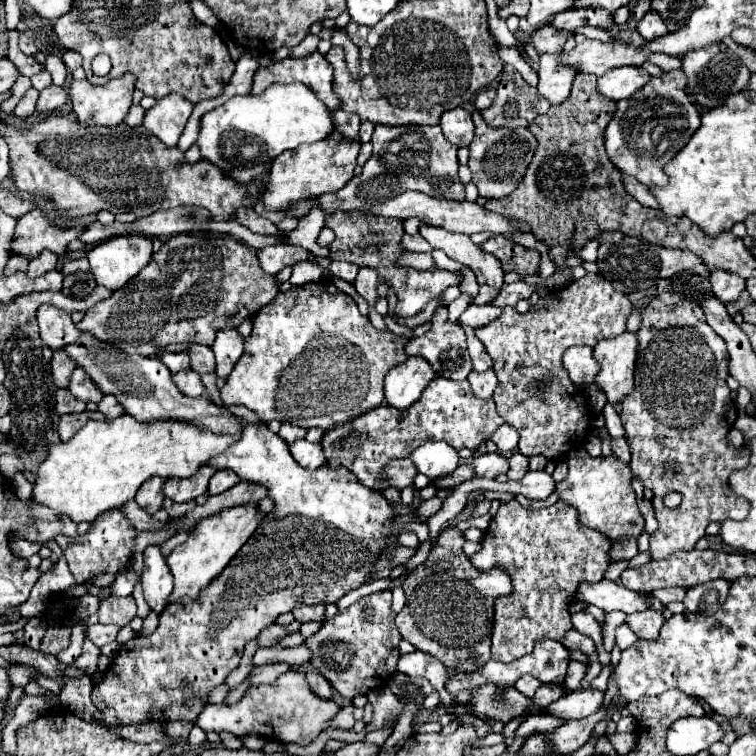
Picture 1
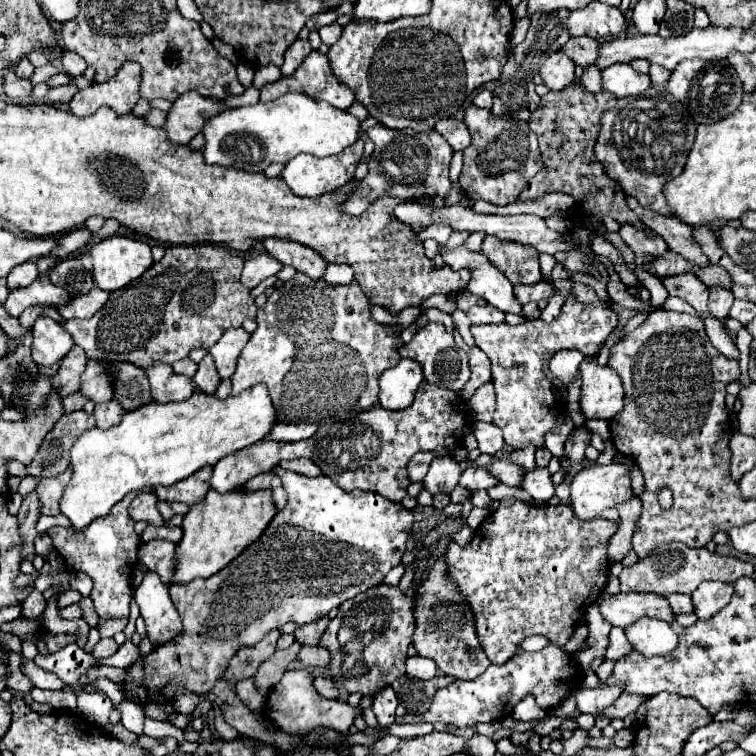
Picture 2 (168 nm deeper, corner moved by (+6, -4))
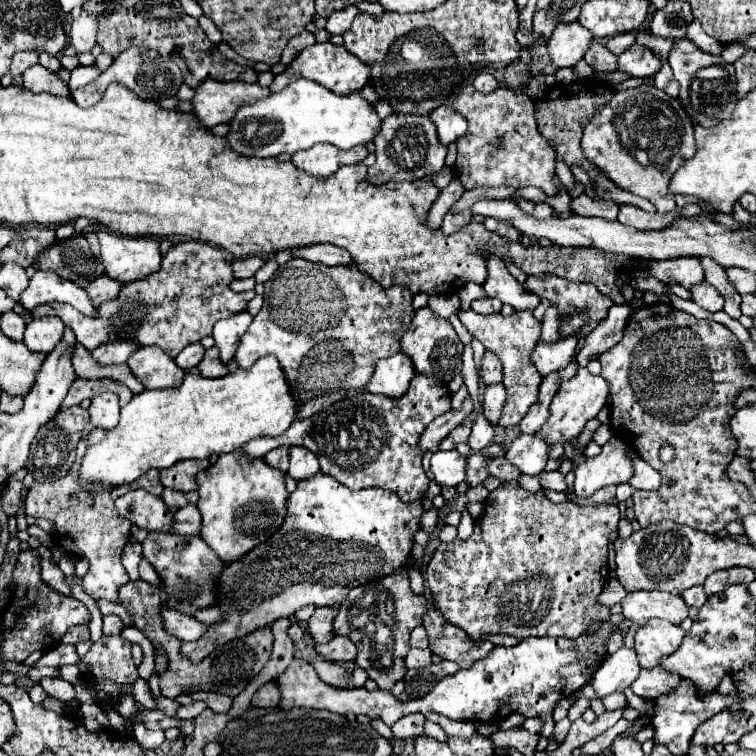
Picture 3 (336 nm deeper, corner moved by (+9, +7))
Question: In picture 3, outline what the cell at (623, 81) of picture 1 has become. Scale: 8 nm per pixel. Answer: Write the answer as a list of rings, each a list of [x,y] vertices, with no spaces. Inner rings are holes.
[[[634,44],[630,50],[618,56],[618,70],[630,78],[652,78],[660,68],[660,60],[644,46]]]

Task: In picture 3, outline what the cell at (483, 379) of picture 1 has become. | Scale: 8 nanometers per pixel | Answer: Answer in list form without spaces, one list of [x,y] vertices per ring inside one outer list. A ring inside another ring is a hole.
[[[490,384],[490,386],[486,386],[482,408],[484,408],[484,416],[486,416],[492,424],[496,424],[496,420],[500,418],[504,400],[506,400],[506,390],[504,390],[502,384]]]

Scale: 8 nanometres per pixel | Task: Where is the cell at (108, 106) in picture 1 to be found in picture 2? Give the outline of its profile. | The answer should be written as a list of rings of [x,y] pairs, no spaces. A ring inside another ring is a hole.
[[[125,63],[113,79],[105,83],[93,83],[91,87],[81,89],[69,103],[71,113],[77,117],[87,117],[103,105],[115,109],[117,115],[131,113],[131,109],[139,101],[139,85],[141,85],[139,63]]]

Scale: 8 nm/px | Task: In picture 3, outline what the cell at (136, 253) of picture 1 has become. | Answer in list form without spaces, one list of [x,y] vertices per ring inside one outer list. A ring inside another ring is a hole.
[[[100,230],[100,262],[106,274],[116,282],[140,280],[160,268],[160,242],[144,236],[122,236]]]

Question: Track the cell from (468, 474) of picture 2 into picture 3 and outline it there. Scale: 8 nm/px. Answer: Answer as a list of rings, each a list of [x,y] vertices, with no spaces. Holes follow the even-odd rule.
[[[490,458],[486,470],[498,480],[516,480],[520,476],[520,472],[516,472],[516,468],[512,468],[504,458]]]

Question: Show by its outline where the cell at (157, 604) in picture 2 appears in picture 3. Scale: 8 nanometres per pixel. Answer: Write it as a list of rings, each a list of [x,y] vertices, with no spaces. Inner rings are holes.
[[[162,604],[160,608],[160,618],[162,618],[164,630],[184,642],[198,640],[204,634],[204,628],[208,628],[206,624],[200,624],[196,618],[186,616],[174,608],[168,608],[166,604]]]

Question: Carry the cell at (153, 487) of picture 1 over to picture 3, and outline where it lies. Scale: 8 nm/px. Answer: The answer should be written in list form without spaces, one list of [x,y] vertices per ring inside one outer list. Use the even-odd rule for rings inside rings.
[[[136,488],[116,500],[116,512],[148,532],[166,532],[172,524],[172,512],[160,496]]]

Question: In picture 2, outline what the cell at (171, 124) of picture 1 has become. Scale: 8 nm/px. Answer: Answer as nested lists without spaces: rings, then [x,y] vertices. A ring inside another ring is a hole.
[[[189,91],[173,103],[165,131],[173,143],[187,145],[197,133],[201,133],[203,123],[207,123],[207,119],[227,109],[229,107],[219,99],[205,99],[197,91]]]

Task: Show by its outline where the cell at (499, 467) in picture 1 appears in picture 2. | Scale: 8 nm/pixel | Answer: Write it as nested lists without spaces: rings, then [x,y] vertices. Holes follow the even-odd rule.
[[[495,459],[489,467],[489,473],[493,477],[497,477],[501,483],[511,485],[511,487],[519,487],[519,483],[523,483],[523,467],[519,467],[517,463],[511,463],[511,459]]]

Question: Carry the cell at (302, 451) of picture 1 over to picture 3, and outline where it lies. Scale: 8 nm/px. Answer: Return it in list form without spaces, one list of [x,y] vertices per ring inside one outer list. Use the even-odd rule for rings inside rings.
[[[300,446],[290,448],[288,476],[292,476],[294,480],[302,480],[306,476],[316,474],[318,470],[320,470],[320,466],[318,466],[316,454],[312,454],[312,452],[308,452],[306,448],[300,448]]]

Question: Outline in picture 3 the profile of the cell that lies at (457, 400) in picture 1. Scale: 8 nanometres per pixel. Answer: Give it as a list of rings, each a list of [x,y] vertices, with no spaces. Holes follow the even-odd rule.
[[[416,374],[414,380],[410,382],[408,392],[402,398],[386,398],[386,396],[376,396],[370,392],[354,392],[348,394],[344,400],[332,404],[330,408],[318,412],[316,416],[310,416],[306,420],[294,420],[292,426],[280,434],[280,436],[260,436],[260,438],[252,438],[246,444],[240,446],[242,454],[246,458],[262,458],[266,456],[270,450],[280,448],[280,446],[302,446],[312,450],[316,456],[326,456],[326,474],[336,478],[338,482],[342,482],[344,486],[348,486],[350,490],[360,490],[360,488],[370,488],[370,486],[380,486],[386,490],[396,492],[402,500],[418,500],[422,498],[424,490],[428,488],[428,478],[422,470],[422,456],[420,450],[416,450],[420,432],[424,432],[424,428],[436,418],[442,416],[450,410],[450,390],[444,382],[432,378],[432,376],[424,376],[424,374]]]

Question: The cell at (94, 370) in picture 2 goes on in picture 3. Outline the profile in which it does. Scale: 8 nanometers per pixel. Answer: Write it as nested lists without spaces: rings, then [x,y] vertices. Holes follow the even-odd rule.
[[[114,340],[108,344],[102,344],[100,348],[92,350],[92,360],[102,364],[102,366],[110,366],[110,364],[126,364],[128,358],[136,352],[136,344],[132,342],[122,342],[122,340]]]

